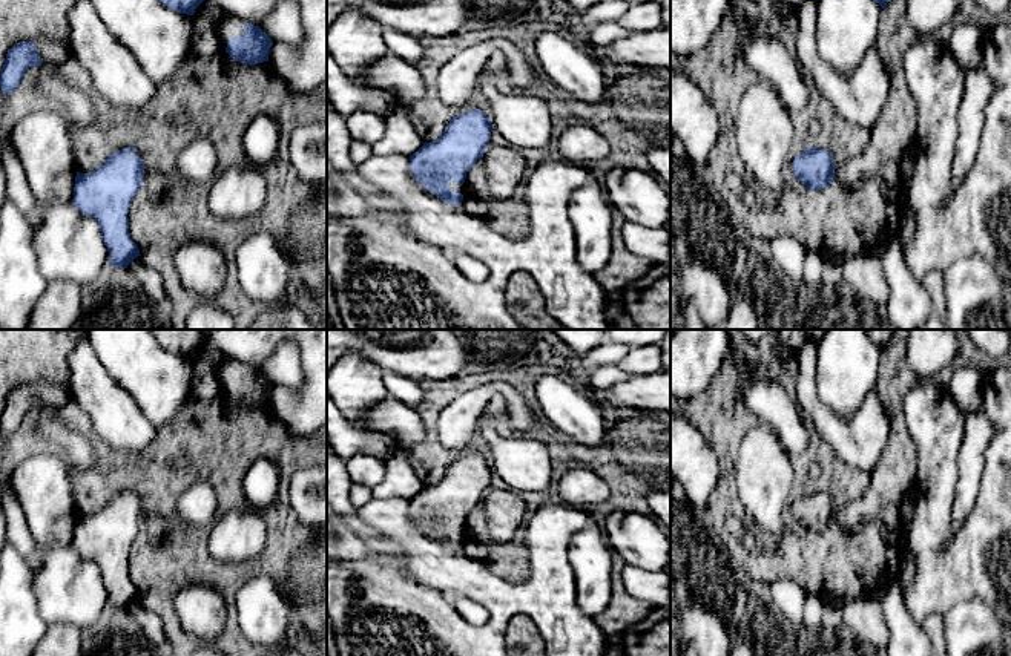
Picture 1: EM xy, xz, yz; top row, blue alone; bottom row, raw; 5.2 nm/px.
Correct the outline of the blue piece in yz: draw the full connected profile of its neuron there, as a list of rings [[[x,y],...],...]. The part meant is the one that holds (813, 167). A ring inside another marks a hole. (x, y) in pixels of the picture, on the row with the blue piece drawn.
[[[808,147],[792,162],[792,170],[798,182],[807,190],[821,190],[833,184],[835,164],[830,150]]]

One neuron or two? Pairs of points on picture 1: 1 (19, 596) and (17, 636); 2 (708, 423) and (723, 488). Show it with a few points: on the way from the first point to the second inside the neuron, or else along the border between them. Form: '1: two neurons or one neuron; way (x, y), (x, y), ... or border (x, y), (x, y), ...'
1: one neuron; way (17, 606), (17, 627)
2: one neuron; way (723, 439), (726, 446), (726, 472)

